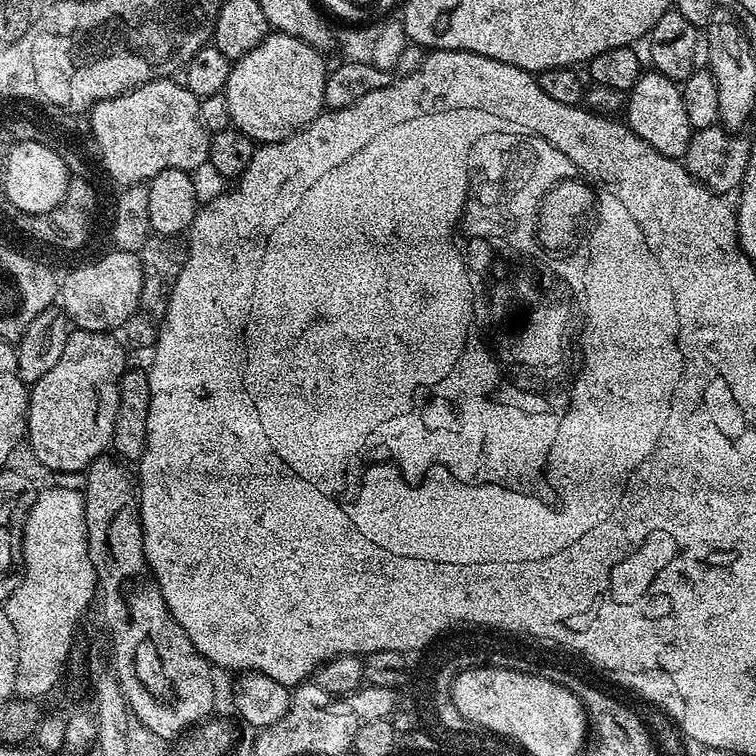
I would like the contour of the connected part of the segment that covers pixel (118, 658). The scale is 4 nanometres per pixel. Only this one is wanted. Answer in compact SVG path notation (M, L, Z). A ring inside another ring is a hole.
M105 454L86 470L82 495L84 497L84 513L86 514L88 549L90 550L92 565L96 568L98 584L102 589L102 596L104 592L104 616L108 619L109 630L112 631L112 642L110 641L111 661L116 670L117 680L121 684L121 692L125 696L125 702L128 703L128 710L139 727L152 731L165 742L171 742L172 739L175 741L177 738L183 737L189 730L205 723L205 721L213 715L212 707L216 704L216 680L212 677L212 672L214 673L213 665L209 664L207 658L193 646L190 642L190 638L186 634L186 630L182 630L180 623L170 614L170 610L166 606L166 602L160 593L160 587L156 584L156 581L152 579L152 573L148 570L146 554L144 553L144 539L142 538L142 522L140 521L138 480L134 475L133 469L131 472L128 468L131 467L129 467L127 463Z

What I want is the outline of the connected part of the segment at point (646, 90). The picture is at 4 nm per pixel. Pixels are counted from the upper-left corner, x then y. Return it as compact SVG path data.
M655 70L645 71L631 92L626 96L626 123L642 142L654 146L658 154L666 154L666 158L680 160L686 154L686 146L690 146L693 129L690 118L686 118L686 106L682 106L681 85L675 80L666 78Z

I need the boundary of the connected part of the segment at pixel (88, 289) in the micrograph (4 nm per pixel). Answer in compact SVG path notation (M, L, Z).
M127 255L110 256L95 268L87 268L76 272L65 285L64 298L68 304L68 311L72 312L71 323L81 332L115 333L123 329L125 322L136 313L138 298L142 294L142 266L140 257L133 258Z

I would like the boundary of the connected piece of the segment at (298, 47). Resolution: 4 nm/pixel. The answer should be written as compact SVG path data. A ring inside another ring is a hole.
M273 31L261 44L254 46L250 54L235 61L230 70L230 78L223 94L230 106L233 125L260 144L279 144L287 141L288 137L300 132L311 120L325 111L324 95L328 74L321 49L311 48L306 42L284 32Z

